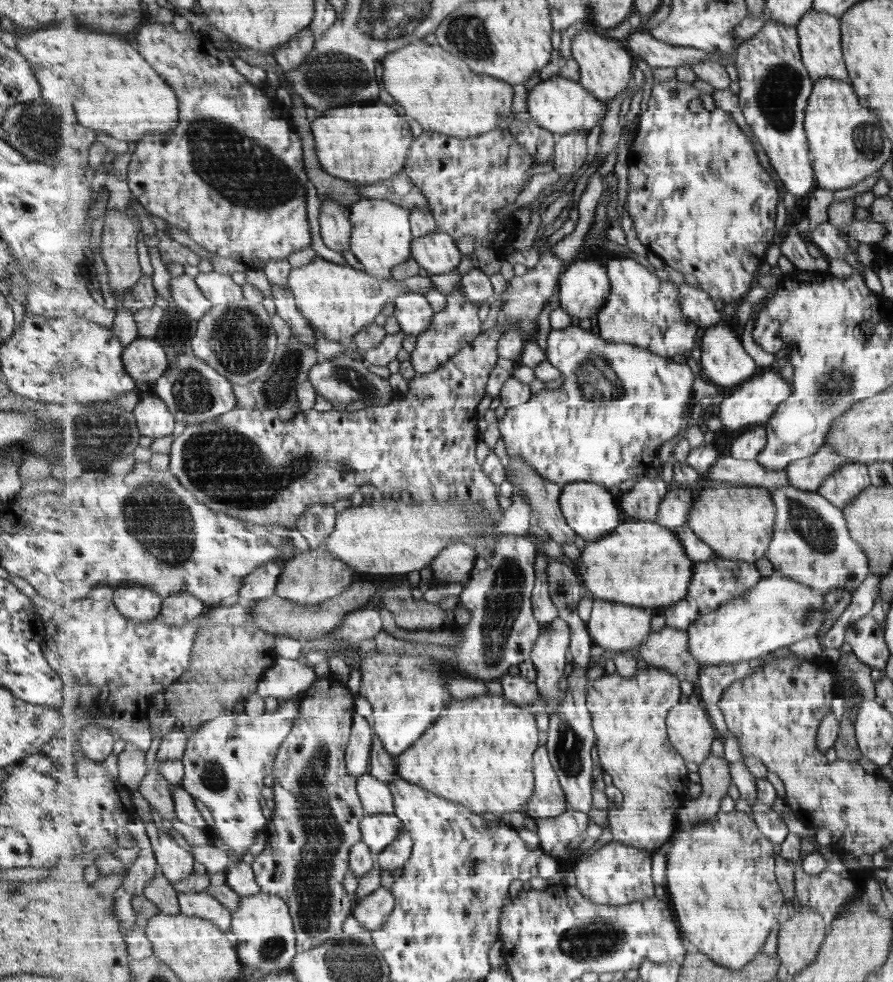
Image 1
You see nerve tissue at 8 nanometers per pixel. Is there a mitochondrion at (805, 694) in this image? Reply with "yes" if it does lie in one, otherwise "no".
no

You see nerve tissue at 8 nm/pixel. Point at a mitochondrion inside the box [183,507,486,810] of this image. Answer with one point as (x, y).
(213, 777)

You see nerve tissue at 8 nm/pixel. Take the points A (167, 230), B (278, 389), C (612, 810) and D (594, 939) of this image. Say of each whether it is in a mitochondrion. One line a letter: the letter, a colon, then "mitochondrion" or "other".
A: other
B: mitochondrion
C: other
D: mitochondrion

